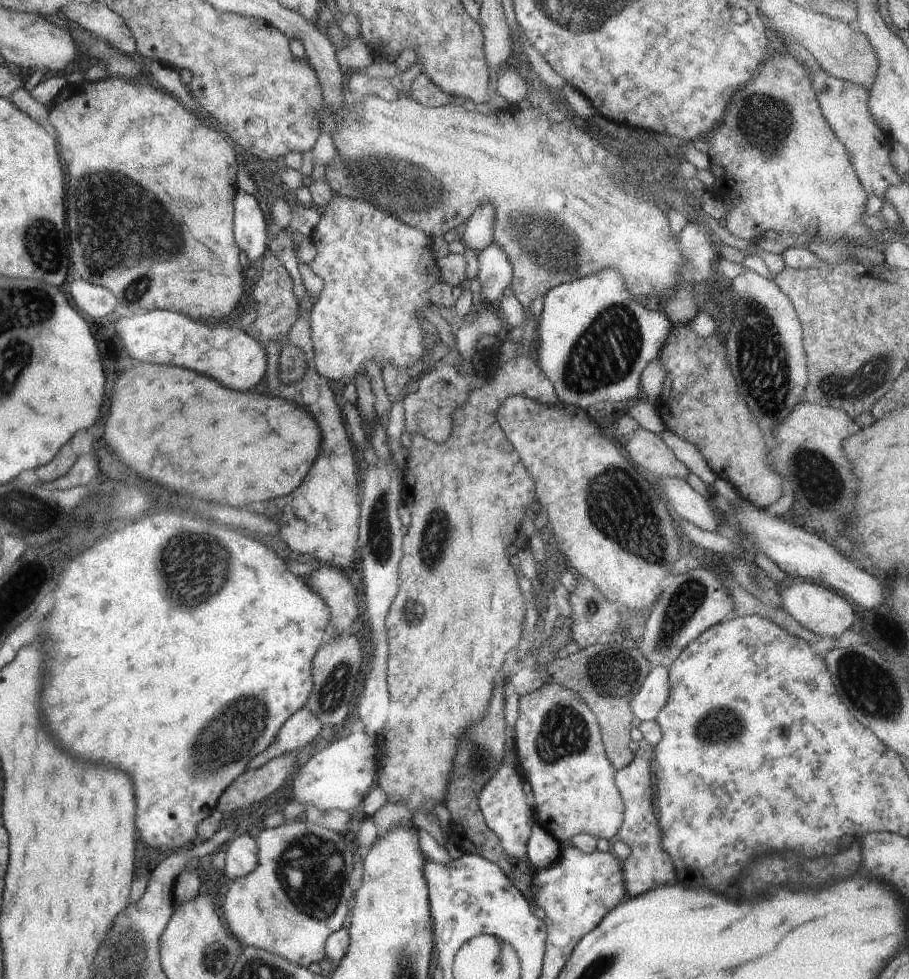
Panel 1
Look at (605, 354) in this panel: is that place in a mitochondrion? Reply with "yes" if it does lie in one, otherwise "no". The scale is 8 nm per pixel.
yes

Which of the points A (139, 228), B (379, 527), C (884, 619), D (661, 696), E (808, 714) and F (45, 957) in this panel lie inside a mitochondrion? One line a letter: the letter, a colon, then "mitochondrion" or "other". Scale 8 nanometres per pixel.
A: mitochondrion
B: mitochondrion
C: other
D: other
E: other
F: other

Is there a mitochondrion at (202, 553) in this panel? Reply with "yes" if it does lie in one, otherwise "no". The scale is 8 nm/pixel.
yes

